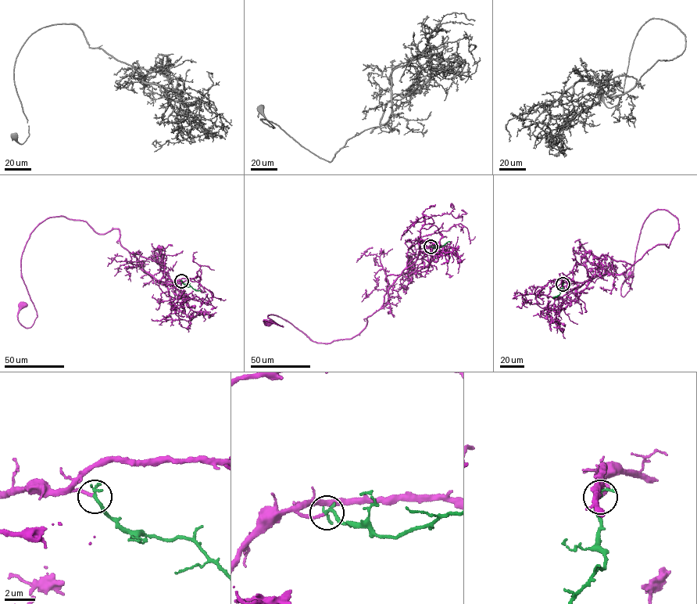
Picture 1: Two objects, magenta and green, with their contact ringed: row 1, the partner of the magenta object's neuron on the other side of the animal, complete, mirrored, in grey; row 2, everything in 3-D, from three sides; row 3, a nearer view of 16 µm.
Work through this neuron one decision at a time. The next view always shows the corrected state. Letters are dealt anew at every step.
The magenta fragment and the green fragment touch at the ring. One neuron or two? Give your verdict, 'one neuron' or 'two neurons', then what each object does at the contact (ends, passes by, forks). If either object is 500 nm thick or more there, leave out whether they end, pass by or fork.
one neuron; magenta ends there; green passes by

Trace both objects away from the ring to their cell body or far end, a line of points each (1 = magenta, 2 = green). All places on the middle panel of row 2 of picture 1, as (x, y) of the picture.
1: (430, 246), (351, 338), (316, 343), (277, 315), (267, 317), (283, 327), (264, 319), (269, 324)
2: (430, 246), (437, 248), (449, 241)

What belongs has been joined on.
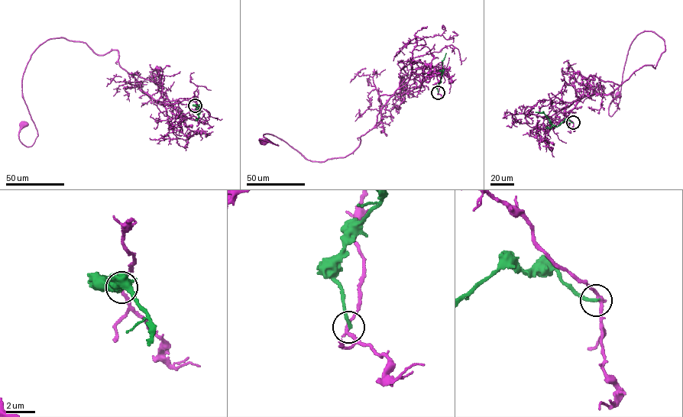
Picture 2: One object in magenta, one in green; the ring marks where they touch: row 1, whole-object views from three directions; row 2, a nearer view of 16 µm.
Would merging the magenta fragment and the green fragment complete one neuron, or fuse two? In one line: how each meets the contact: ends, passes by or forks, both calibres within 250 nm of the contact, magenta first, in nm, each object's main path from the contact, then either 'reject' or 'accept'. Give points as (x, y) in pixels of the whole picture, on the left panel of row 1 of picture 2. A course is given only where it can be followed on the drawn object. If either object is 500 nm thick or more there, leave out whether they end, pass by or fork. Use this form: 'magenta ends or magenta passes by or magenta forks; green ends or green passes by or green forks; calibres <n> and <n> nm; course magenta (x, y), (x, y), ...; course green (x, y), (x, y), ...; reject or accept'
magenta passes by; green ends; calibres 220 and 240 nm; course magenta (195, 105), (195, 95), (164, 101), (139, 88), (117, 50), (53, 38), (22, 78), (30, 147), (24, 124); course green (195, 105), (198, 114), (198, 106), (202, 107); reject

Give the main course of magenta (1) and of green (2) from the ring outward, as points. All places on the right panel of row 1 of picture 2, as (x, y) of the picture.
1: (573, 122), (551, 101), (611, 94), (655, 68), (665, 46), (654, 32), (629, 46), (610, 116), (619, 95)
2: (573, 122), (564, 120), (555, 126), (544, 113), (535, 112)

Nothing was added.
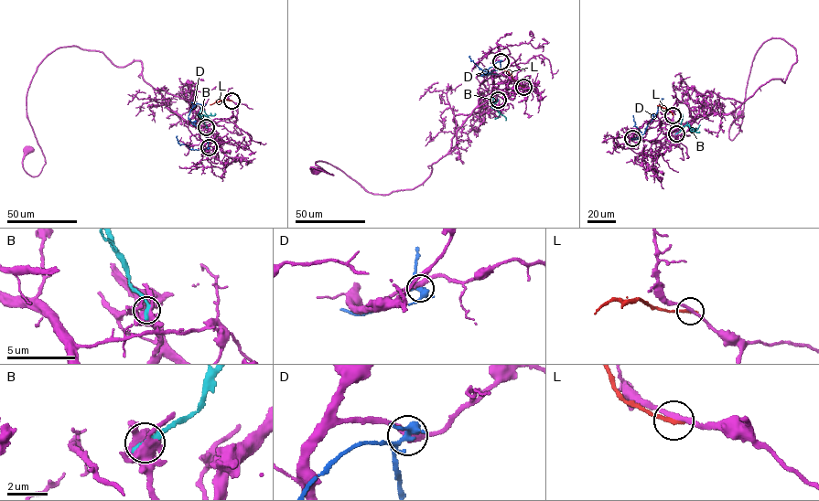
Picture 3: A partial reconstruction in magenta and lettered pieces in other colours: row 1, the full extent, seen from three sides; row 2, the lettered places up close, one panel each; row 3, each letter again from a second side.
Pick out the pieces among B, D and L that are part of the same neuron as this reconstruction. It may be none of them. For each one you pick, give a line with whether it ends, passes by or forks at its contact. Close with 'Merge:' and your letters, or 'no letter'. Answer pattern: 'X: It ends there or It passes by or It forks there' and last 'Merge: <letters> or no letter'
Merge: no letter

